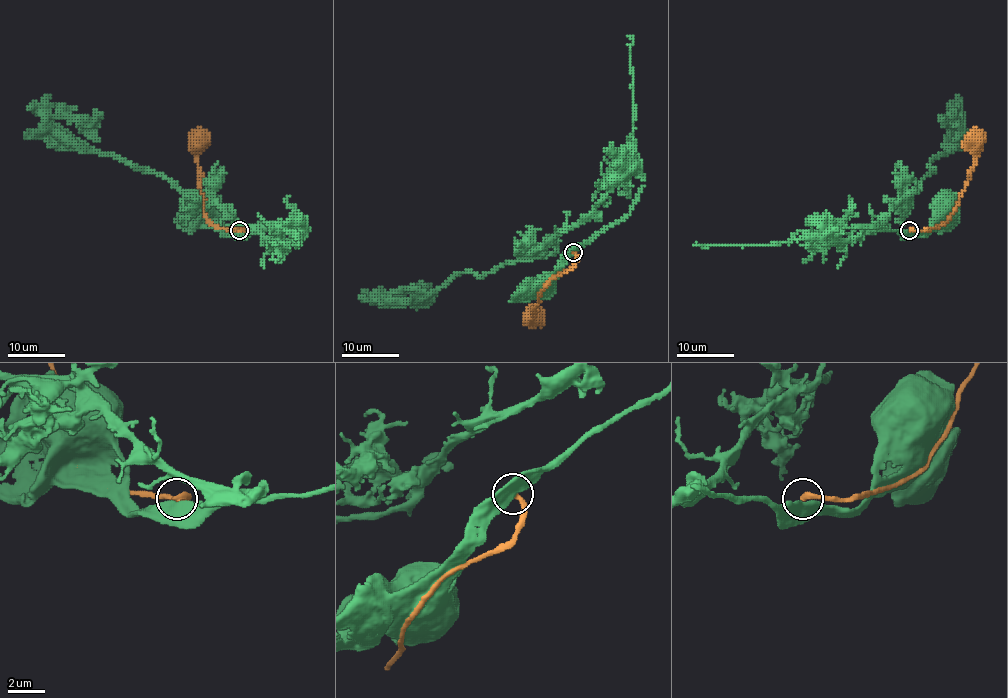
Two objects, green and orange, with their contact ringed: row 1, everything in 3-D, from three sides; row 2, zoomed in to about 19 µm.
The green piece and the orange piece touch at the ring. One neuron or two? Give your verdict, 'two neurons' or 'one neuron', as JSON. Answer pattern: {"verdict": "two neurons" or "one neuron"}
{"verdict": "two neurons"}

